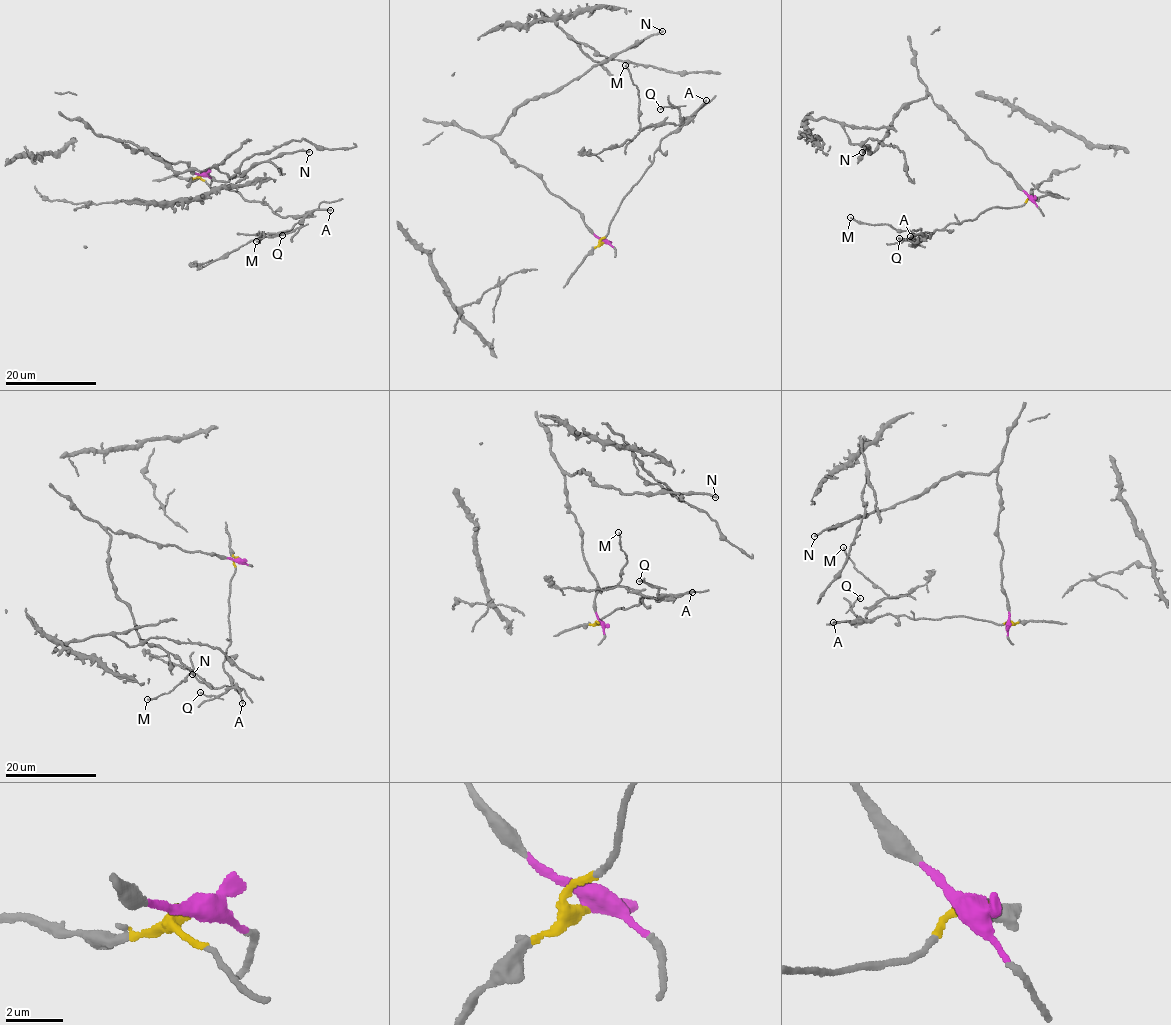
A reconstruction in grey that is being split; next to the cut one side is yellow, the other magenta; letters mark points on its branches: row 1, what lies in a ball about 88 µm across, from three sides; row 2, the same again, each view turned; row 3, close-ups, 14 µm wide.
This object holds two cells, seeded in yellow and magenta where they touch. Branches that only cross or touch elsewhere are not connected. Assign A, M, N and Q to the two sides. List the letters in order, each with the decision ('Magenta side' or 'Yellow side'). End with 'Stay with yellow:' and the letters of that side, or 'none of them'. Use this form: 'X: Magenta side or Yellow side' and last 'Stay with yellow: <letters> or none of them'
A: Yellow side
M: Yellow side
N: Magenta side
Q: Yellow side
Stay with yellow: A, M, Q

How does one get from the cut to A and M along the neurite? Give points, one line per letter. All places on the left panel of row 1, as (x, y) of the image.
A: (202, 174), (210, 188), (267, 204), (276, 215), (300, 217), (331, 210)
M: (202, 174), (213, 189), (267, 204), (276, 215), (301, 216), (287, 232), (258, 232), (265, 236), (256, 242)

